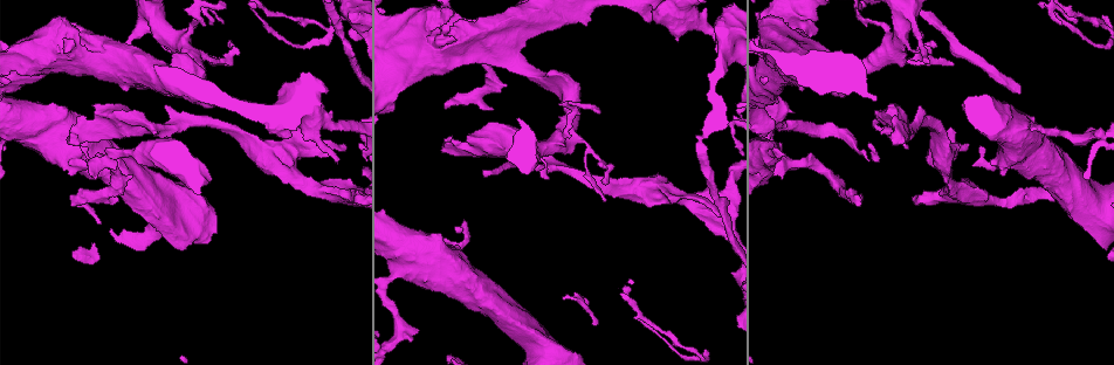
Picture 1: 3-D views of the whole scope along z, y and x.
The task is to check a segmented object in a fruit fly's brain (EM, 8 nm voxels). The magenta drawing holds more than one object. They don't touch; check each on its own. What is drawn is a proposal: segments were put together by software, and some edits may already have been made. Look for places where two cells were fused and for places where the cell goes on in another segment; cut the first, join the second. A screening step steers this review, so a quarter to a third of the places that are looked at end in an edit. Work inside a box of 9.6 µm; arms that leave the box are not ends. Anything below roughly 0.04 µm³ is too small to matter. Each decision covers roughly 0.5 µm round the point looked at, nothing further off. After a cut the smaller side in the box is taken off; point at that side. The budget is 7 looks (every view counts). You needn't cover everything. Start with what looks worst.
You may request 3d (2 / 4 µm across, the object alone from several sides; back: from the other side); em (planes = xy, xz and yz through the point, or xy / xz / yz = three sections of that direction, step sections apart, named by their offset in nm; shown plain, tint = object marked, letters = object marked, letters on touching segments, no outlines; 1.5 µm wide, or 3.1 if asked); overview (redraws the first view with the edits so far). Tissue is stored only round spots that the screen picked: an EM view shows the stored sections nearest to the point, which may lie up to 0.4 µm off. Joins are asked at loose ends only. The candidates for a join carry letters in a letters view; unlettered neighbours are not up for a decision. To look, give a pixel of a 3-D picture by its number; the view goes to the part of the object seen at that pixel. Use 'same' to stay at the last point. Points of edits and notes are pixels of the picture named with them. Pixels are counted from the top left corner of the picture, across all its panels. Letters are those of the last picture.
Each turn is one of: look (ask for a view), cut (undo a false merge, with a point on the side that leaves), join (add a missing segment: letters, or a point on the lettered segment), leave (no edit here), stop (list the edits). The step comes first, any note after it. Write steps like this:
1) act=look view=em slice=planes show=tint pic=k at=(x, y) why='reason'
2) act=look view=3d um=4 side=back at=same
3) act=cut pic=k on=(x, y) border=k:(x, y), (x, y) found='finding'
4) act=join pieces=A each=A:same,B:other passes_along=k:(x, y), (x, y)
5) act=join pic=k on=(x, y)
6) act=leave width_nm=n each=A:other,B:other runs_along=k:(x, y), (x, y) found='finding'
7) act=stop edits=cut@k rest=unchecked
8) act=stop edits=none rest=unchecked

act=look view=em slice=planes show=tint pic=1 at=(491, 106) why='an open end'

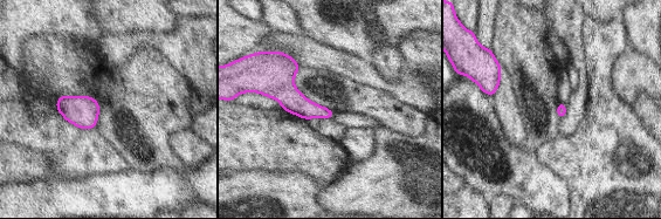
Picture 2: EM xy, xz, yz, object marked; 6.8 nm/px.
act=look view=em slice=planes show=letters at=same why='see the neighbours'

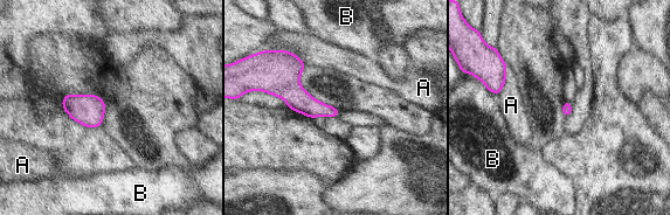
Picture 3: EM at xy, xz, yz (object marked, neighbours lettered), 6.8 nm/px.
act=leave longest_contact=A:220nm each=A:other,B:other border=3:(277, 49), (294, 53), (305, 64) found='none of them fits'

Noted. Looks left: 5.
act=look view=em slice=xz step=8 show=letters pic=1 at=(584, 24) why='stops while still wide'

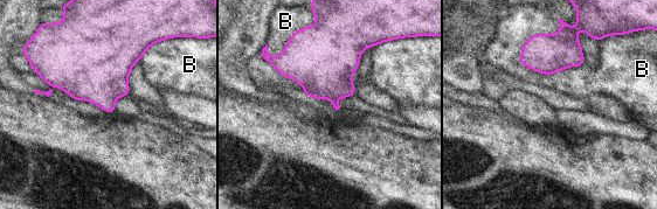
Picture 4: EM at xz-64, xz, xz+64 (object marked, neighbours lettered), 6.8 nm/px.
act=look view=em slice=yz step=8 show=letters at=same

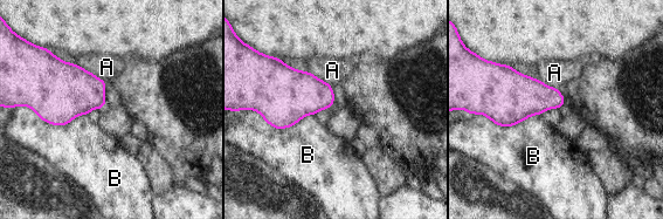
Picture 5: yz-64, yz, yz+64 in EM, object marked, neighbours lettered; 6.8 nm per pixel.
act=leave each=A:other,B:other border=5:(77, 64), (105, 82) found='none of them fits'

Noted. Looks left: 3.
act=look view=em slice=yz step=8 show=plain pic=1 at=(486, 124) why='branch stops here'

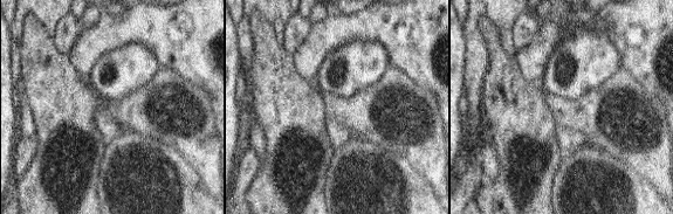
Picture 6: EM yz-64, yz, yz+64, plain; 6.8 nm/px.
act=look view=em slice=yz step=8 show=letters at=same why='see the neighbours'

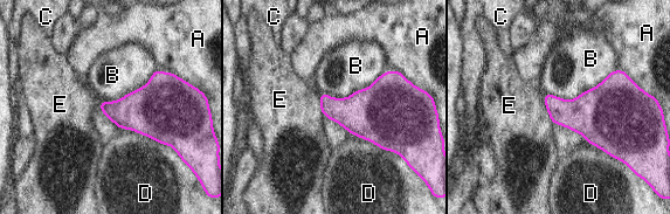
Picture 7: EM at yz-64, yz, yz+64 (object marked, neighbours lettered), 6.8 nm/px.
act=leave each=A:other,B:other,C:other,D:other,E:other border=7:(617, 68), (571, 99), (544, 94) found='none of them fits'

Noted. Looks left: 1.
act=stop edits=none rest=unchecked

